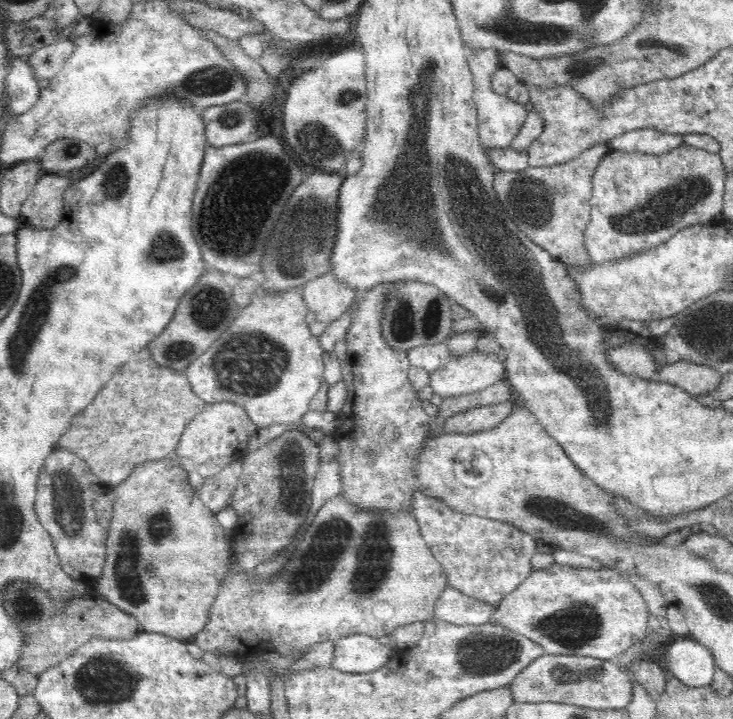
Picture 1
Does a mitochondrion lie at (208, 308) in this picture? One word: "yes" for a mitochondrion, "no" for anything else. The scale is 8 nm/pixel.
yes

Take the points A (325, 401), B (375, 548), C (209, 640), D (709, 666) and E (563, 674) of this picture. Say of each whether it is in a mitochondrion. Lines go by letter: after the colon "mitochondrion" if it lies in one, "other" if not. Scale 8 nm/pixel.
A: other
B: mitochondrion
C: other
D: other
E: mitochondrion

